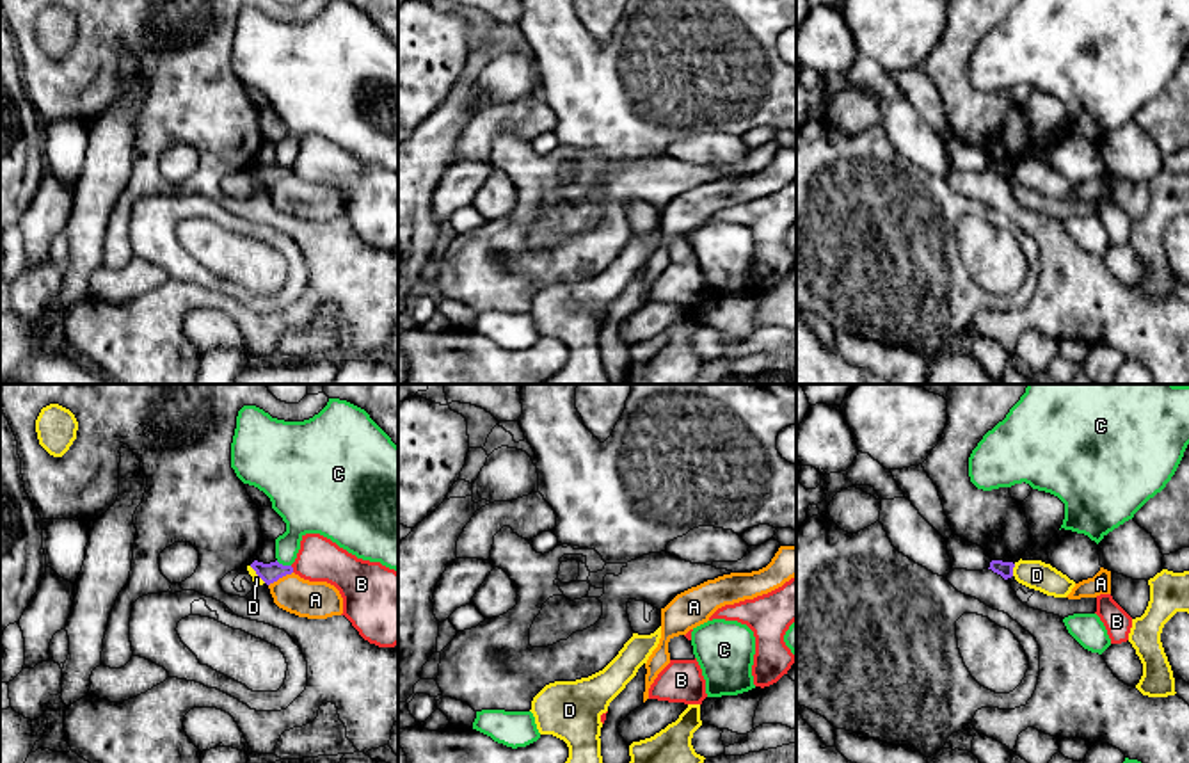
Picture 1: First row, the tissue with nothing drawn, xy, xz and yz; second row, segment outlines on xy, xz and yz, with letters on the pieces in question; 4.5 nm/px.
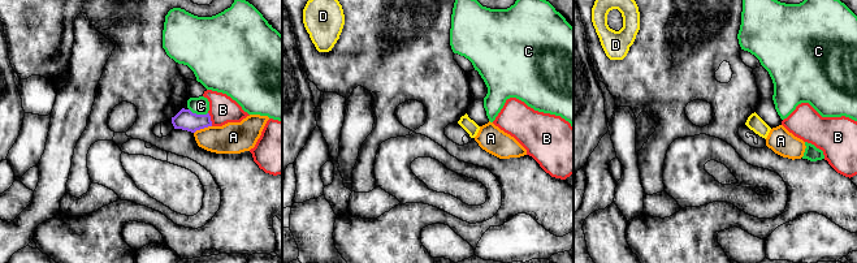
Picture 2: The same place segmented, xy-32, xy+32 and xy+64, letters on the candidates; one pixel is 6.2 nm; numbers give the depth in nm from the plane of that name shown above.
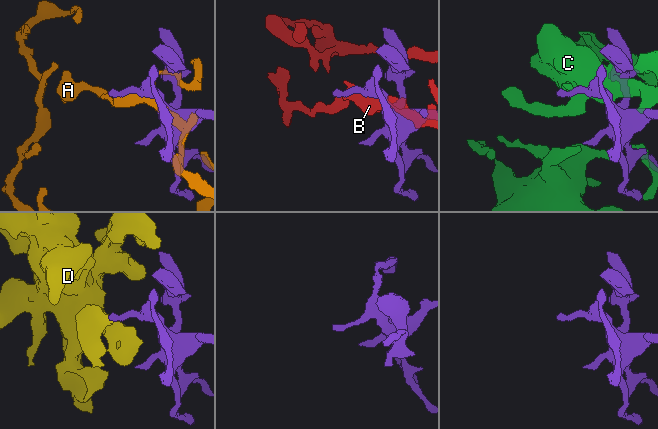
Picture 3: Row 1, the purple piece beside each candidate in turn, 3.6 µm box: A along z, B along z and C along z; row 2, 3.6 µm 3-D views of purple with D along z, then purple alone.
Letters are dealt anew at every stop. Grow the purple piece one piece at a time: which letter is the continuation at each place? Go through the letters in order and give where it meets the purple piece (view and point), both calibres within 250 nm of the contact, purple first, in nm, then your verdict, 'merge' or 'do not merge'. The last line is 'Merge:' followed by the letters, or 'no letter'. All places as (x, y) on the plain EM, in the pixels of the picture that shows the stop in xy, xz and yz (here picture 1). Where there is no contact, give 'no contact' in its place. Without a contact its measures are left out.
A: xy (279, 178) | 90/180 nm | do not merge
B: xy (292, 171) | 90/200 nm | do not merge
C: xy (281, 166) | 90/180 nm | do not merge
D: yz (1012, 171) | 70/130 nm | do not merge
Merge: no letter

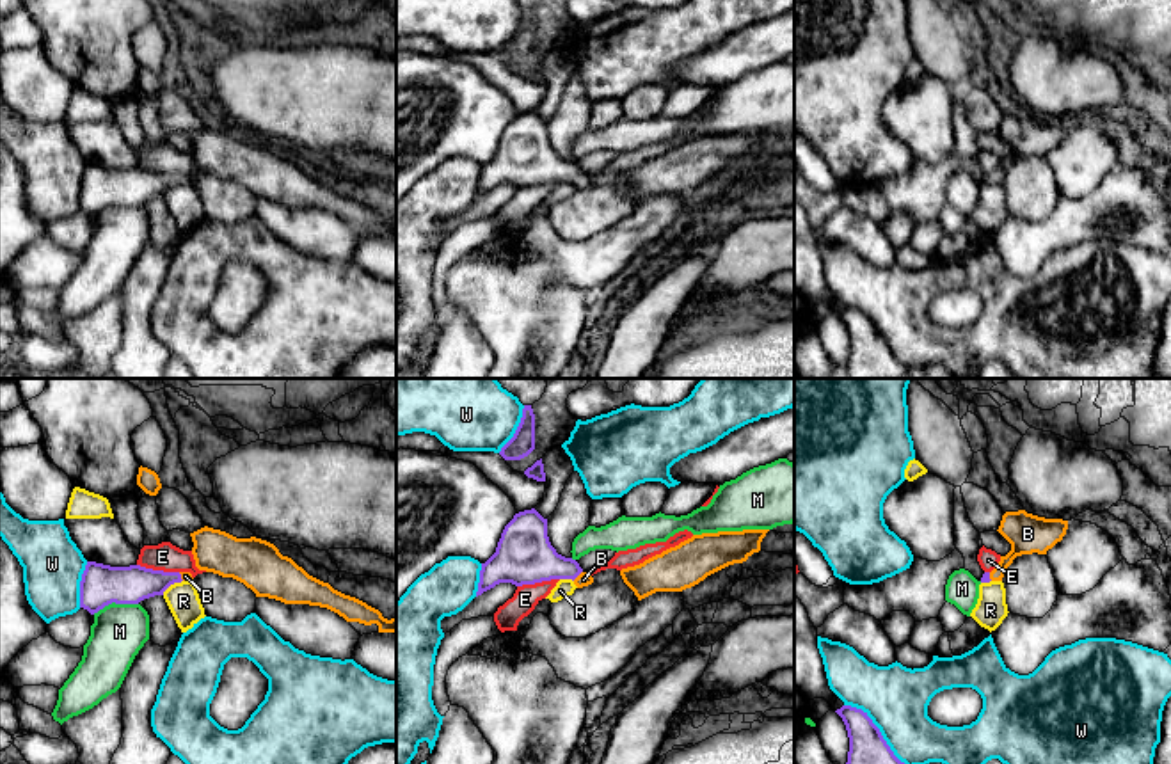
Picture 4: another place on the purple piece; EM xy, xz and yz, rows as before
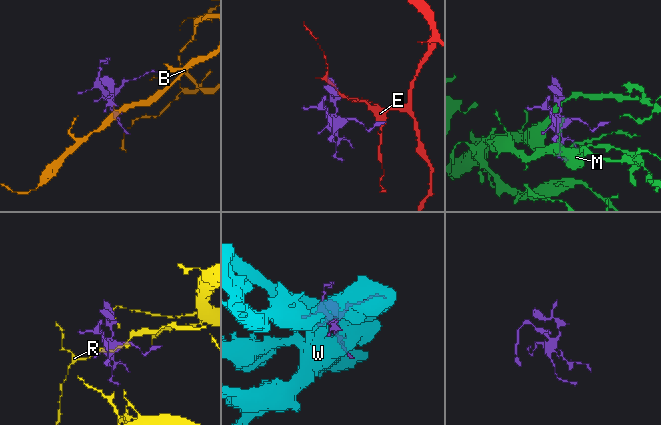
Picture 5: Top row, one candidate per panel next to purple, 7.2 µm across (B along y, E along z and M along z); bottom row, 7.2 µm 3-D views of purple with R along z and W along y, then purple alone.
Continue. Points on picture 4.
B: xz (576, 178) | 260/60 nm | merge
E: xy (159, 173) | 180/130 nm | do not merge
M: xy (114, 203) | 190/240 nm | do not merge
R: xy (171, 185) | 180/150 nm | do not merge
W: yz (878, 333) | 260/300 nm | do not merge
Merge: B

